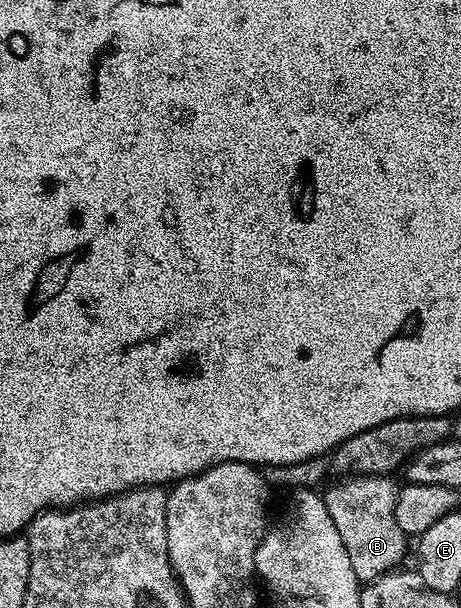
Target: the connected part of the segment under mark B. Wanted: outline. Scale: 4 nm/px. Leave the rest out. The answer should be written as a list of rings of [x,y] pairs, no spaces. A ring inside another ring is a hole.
[[[344,476],[322,494],[330,520],[334,520],[334,528],[338,528],[342,544],[346,544],[354,576],[362,584],[393,573],[403,563],[400,561],[404,558],[406,535],[395,520],[398,486],[392,481],[388,476]]]

